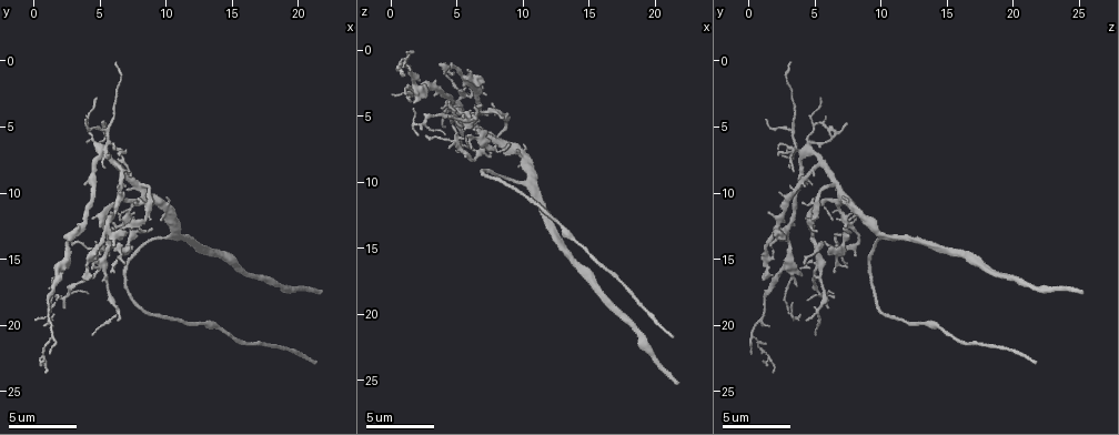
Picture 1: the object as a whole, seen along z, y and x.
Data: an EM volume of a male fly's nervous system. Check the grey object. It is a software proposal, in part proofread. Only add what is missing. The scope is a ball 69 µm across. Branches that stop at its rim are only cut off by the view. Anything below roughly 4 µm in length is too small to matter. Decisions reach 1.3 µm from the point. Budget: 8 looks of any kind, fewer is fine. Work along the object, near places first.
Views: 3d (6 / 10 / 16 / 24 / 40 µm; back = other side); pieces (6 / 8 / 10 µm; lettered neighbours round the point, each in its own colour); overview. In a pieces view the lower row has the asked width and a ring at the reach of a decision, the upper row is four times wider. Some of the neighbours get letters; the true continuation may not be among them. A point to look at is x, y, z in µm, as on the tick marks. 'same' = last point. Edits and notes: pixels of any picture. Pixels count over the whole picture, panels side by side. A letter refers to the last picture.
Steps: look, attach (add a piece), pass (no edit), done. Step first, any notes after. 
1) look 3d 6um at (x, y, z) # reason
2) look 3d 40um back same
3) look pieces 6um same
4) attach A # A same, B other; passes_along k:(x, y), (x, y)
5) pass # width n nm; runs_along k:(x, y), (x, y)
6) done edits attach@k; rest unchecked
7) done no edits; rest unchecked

look 3d 10um at (0.8, 23.6, 1.8) # branch stops here

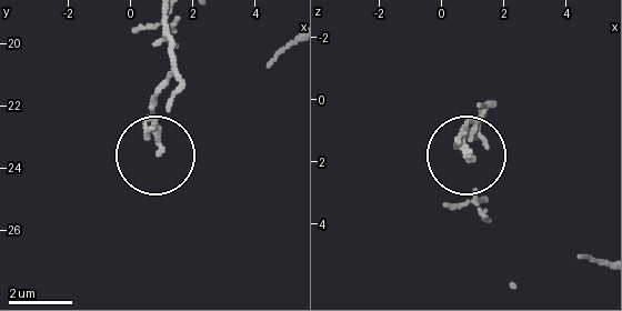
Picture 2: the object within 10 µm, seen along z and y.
look pieces 8um at (0.9, 23.4, 2.0) # see the neighbours

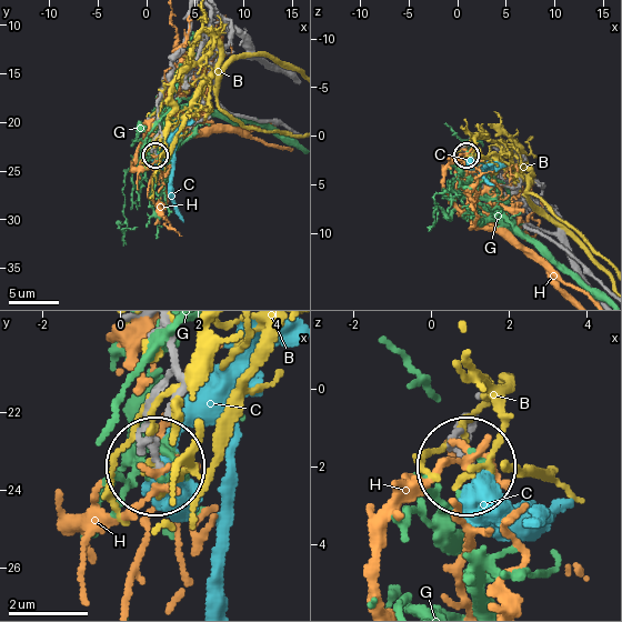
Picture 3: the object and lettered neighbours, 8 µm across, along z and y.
pass # B other, C other, G other, H other; none of them fits

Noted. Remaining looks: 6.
look 3d 6um at (2.6, 13.4, 6.4) # free end

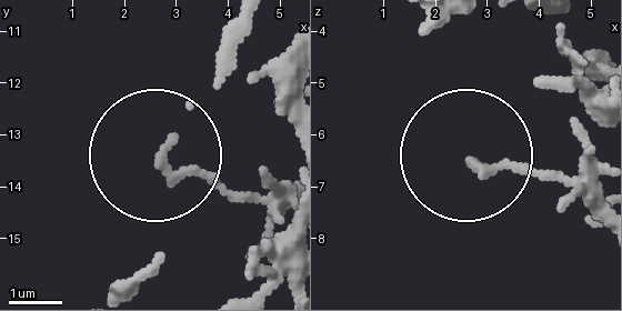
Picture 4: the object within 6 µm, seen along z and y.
look pieces 6um at (2.75, 13.40, 6.60) # see the neighbours

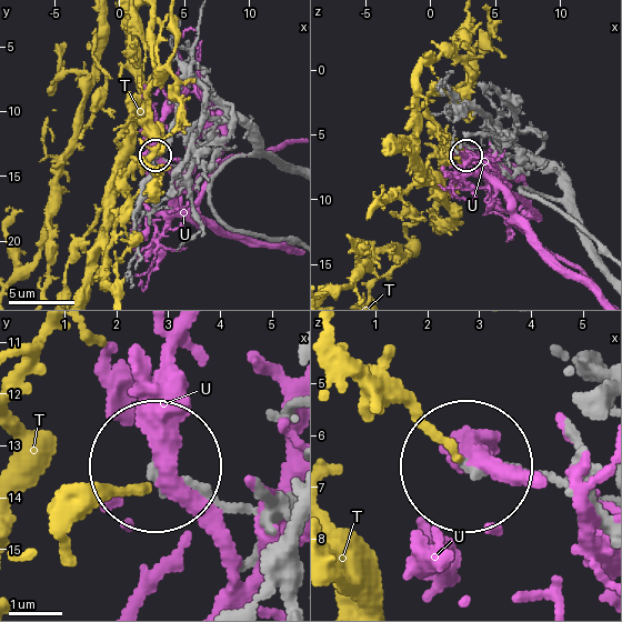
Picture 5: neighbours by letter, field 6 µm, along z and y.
pass # width 190 nm; T other, U other; no lettered piece goes on from it

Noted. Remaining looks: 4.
look 3d 10um at (4.4, 20.6, 5.0) # tapers out

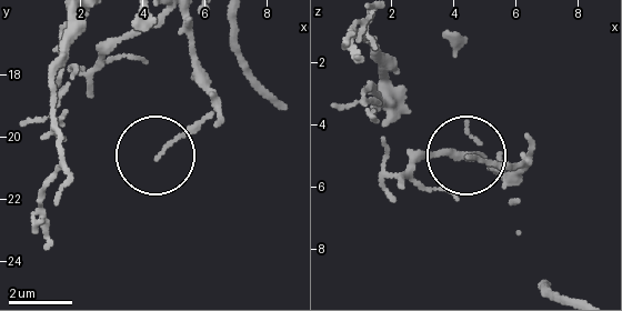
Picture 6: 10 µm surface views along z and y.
look pieces 6um at (4.6, 20.5, 5.1)

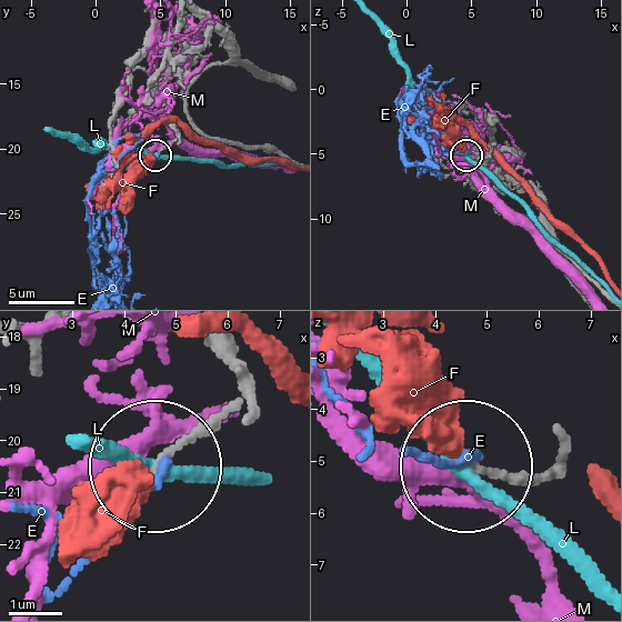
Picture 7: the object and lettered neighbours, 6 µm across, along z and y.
pass # E other, F other, L other, M other; runs_along 7:(540, 480), (464, 467); no lettered piece goes on from it

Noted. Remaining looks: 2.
look pieces 8um at (6.4, 0.2, 3.2) # free end

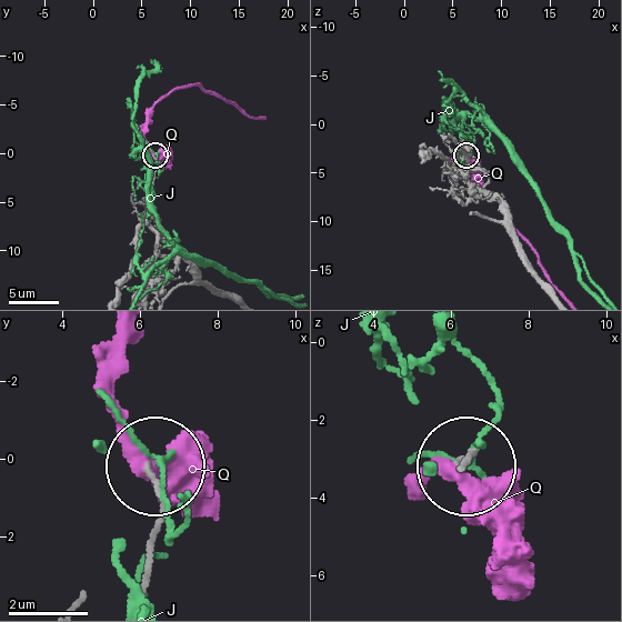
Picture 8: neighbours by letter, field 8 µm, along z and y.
pass # J other, Q other; no lettered piece goes on from it

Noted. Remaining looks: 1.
done no edits; rest unchecked

